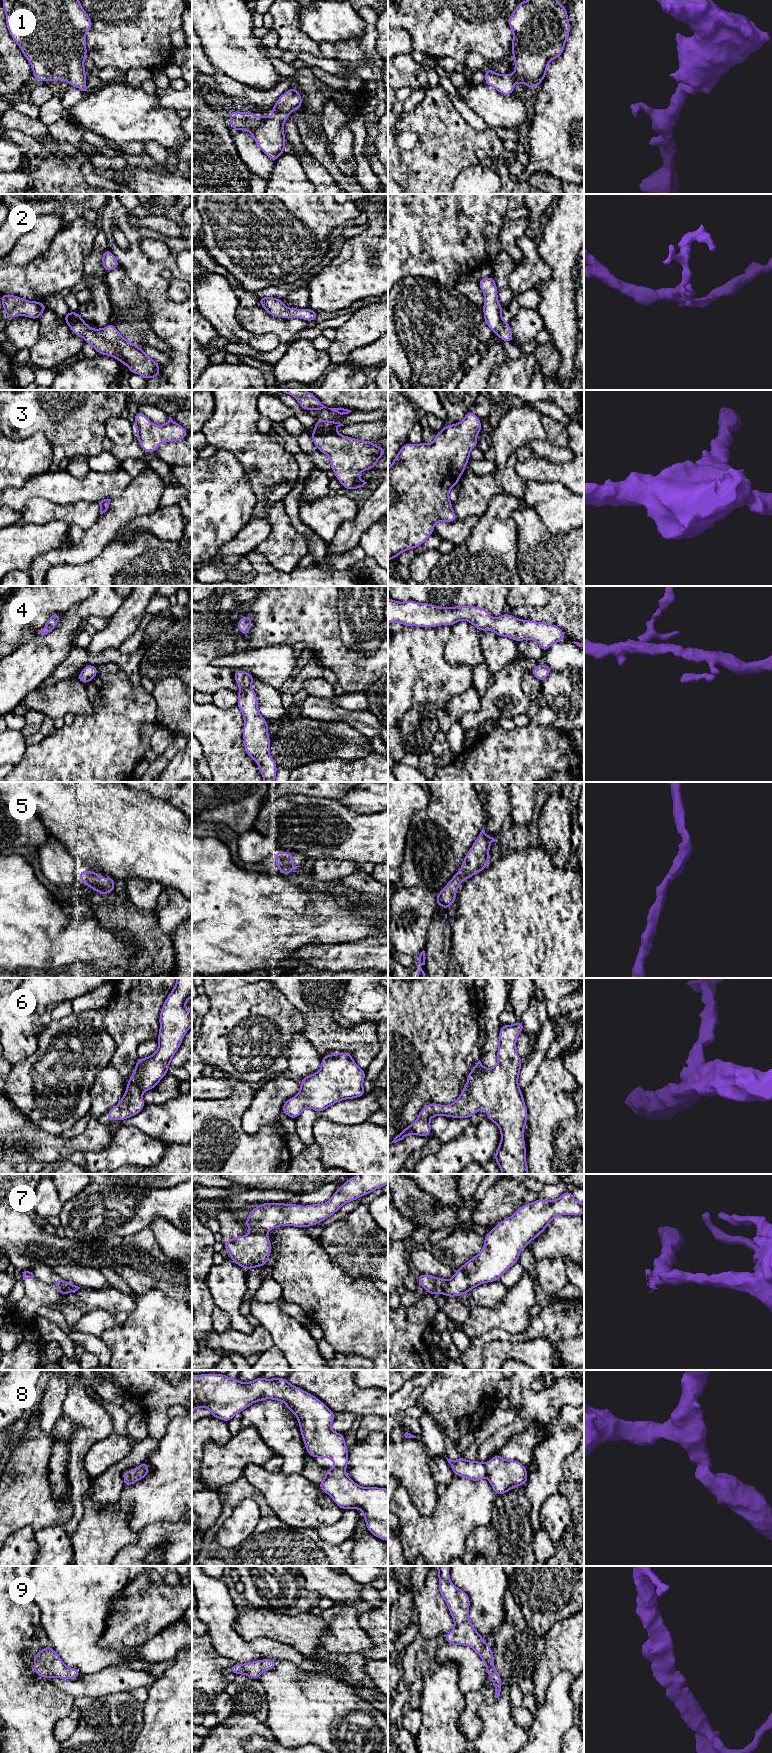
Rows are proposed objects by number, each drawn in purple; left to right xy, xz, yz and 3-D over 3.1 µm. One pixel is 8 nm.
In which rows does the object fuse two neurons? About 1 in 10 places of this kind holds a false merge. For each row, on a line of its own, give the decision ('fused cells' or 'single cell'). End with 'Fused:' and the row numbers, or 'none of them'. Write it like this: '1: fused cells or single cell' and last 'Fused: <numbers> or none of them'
1: single cell
2: single cell
3: single cell
4: single cell
5: single cell
6: single cell
7: fused cells
8: single cell
9: single cell
Fused: 7

